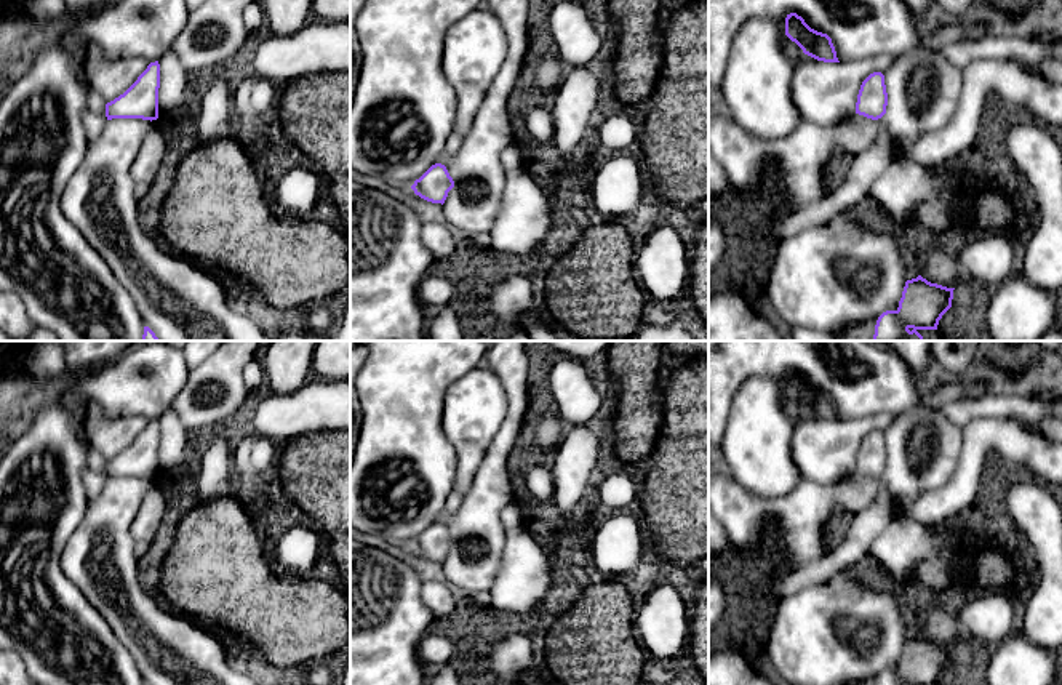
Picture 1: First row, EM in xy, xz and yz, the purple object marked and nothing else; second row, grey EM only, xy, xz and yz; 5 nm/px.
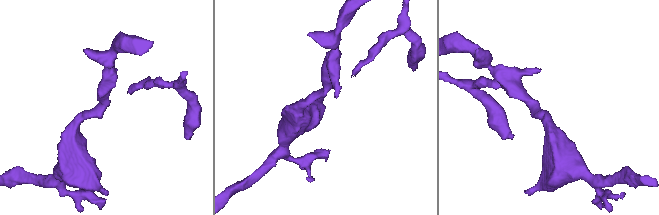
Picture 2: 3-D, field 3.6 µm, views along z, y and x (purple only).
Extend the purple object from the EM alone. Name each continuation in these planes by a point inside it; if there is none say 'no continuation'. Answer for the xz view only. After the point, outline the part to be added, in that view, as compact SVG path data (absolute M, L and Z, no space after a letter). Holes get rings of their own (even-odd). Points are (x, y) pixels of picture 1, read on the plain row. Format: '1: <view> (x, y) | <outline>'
no continuation

